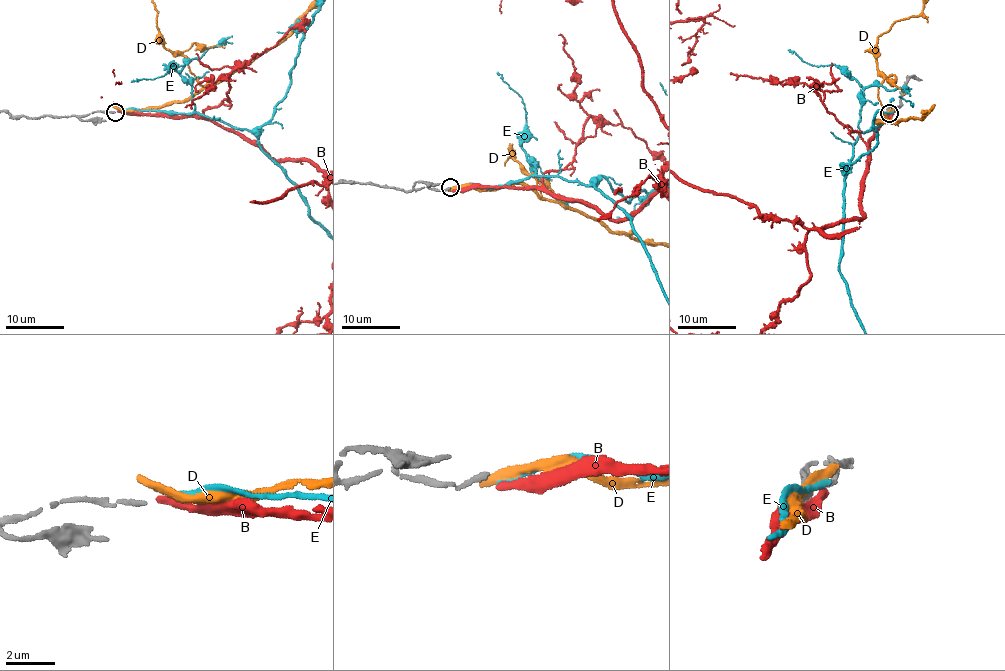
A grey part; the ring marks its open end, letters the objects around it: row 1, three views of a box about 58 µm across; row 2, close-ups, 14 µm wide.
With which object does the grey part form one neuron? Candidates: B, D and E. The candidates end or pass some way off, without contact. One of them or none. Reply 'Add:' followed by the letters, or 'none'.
Add: none

